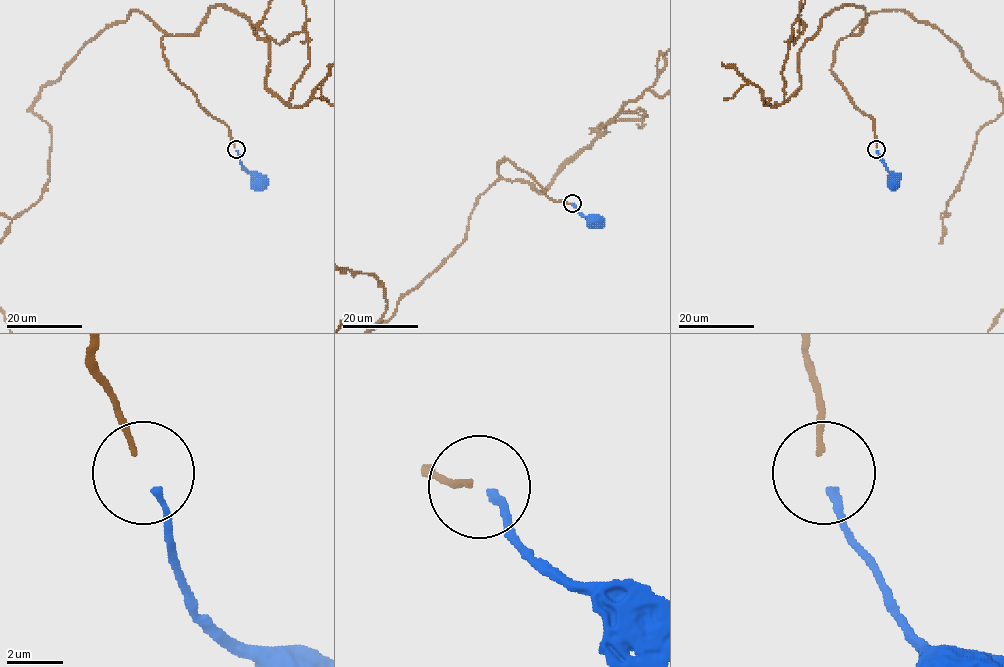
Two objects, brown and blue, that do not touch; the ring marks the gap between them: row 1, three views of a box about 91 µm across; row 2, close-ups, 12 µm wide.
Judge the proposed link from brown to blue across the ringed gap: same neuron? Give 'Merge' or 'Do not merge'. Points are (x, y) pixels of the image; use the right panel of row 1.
Merge

